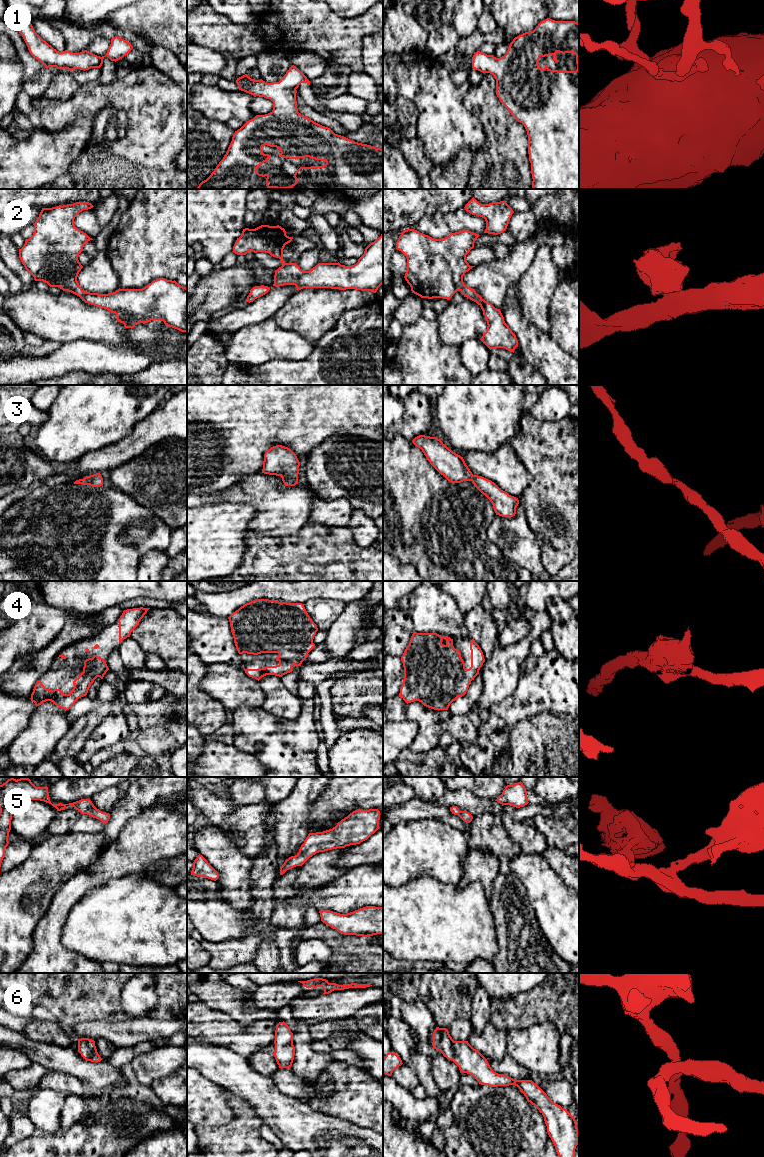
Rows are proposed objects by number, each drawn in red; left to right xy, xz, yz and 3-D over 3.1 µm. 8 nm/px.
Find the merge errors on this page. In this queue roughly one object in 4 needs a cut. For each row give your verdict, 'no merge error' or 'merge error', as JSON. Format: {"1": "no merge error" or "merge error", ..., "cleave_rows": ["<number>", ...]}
{"1": "no merge error", "2": "no merge error", "3": "no merge error", "4": "no merge error", "5": "no merge error", "6": "no merge error", "cleave_rows": []}

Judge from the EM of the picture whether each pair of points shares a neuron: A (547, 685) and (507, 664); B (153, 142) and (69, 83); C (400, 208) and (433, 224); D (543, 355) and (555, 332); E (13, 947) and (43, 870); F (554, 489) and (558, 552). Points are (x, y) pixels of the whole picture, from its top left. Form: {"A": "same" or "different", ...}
{"A": "different", "B": "different", "C": "different", "D": "different", "E": "same", "F": "same"}

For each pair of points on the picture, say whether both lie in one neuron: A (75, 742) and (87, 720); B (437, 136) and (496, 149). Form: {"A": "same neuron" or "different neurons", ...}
{"A": "same neuron", "B": "different neurons"}

